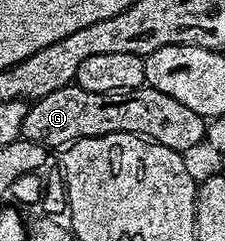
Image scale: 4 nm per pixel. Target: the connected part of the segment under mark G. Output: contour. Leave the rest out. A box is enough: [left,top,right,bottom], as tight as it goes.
[21,83,207,154]

